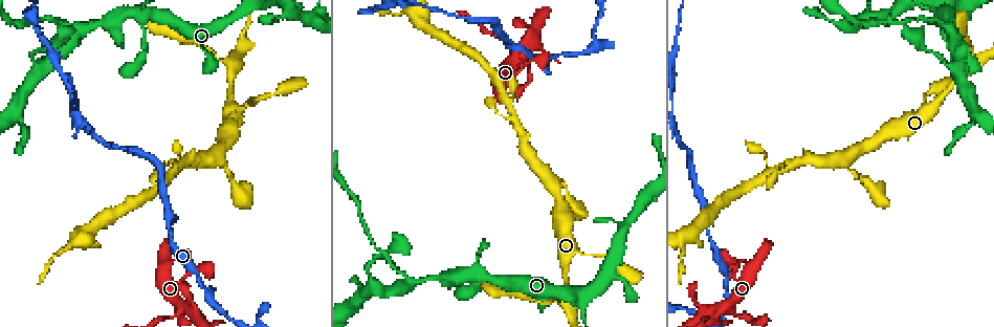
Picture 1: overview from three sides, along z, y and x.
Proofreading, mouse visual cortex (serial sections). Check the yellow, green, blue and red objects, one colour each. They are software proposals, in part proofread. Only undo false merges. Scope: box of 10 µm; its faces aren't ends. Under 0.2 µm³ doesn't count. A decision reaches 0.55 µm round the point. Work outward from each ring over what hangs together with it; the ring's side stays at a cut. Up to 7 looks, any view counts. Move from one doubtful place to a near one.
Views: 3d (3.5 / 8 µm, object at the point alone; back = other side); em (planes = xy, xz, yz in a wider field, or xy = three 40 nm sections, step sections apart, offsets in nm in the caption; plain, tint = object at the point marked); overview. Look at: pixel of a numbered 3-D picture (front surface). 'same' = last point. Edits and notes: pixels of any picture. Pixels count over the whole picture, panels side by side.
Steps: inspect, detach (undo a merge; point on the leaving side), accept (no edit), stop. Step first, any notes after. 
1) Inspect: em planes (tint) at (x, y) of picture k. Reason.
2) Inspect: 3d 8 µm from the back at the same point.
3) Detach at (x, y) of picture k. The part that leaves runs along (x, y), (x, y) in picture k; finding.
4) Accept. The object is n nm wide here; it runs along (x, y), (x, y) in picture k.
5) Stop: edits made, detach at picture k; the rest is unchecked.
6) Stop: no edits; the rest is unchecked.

Inspect: 3d 8 µm at (218, 154) of picture 1.

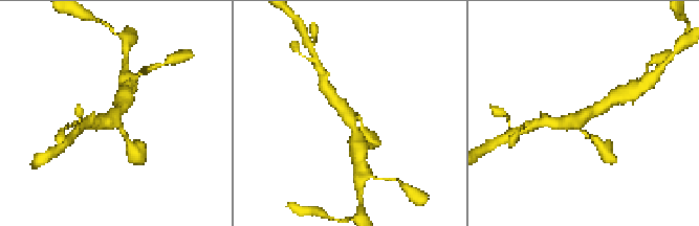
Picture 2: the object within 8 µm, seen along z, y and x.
Inspect: 3d 3.5 µm at the same point. Closer look.

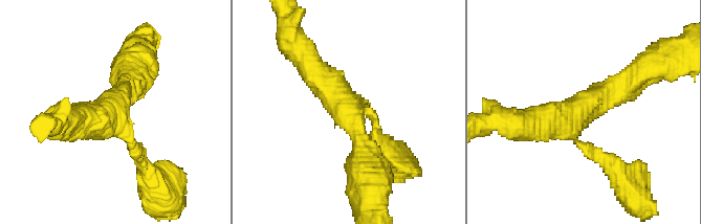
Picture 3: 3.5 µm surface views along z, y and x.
Inspect: em xy step 2 (tint) at (578, 112) of picture 3. 3 arms meet here; the arms are 150, 400, 400 nm wide.

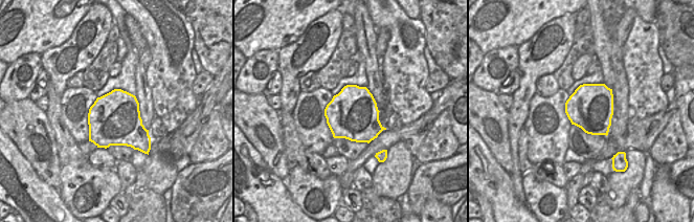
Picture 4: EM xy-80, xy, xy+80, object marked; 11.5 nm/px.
Accept. It runs along (364, 159), (348, 106), (303, 54) in picture 3; all the same cell.

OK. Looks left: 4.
Inspect: 3d 3.5 µm at (232, 66) of picture 1. Narrows sharply.

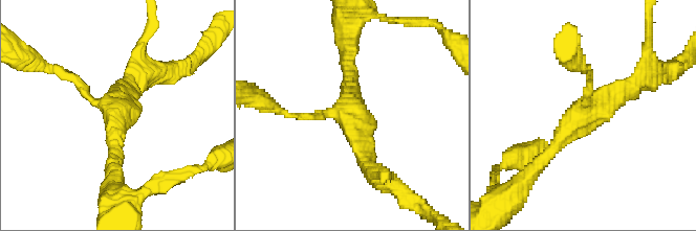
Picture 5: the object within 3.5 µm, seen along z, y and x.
Inspect: em xy step 5 (tint) at (585, 109) of picture 5. Shape alone is not enough.

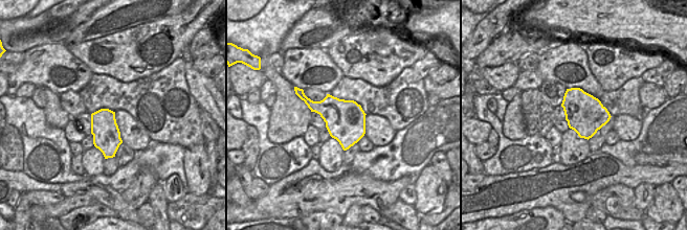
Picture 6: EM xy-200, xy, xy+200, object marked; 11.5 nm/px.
Accept. 3 arms meet here; it runs along (536, 167), (584, 110), (589, 71) in picture 5; continuous, no second cell.

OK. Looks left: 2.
Inspect: 3d 3.5 µm at (727, 290) of picture 1. Narrows sharply.

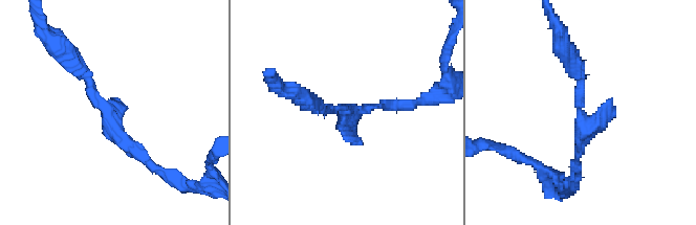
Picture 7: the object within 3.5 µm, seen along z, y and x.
Inspect: em xy step 1 (tint) at (580, 111) of picture 7.

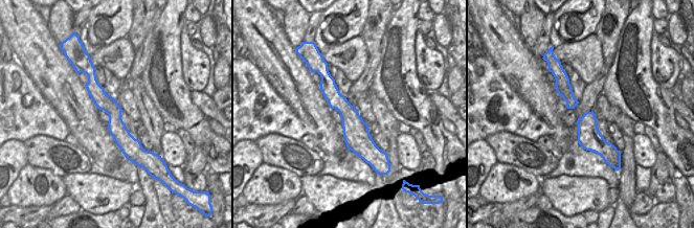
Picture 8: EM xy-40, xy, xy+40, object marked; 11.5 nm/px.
Accept. One cell here.

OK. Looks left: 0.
Stop: no edits; the rest is unchecked.

